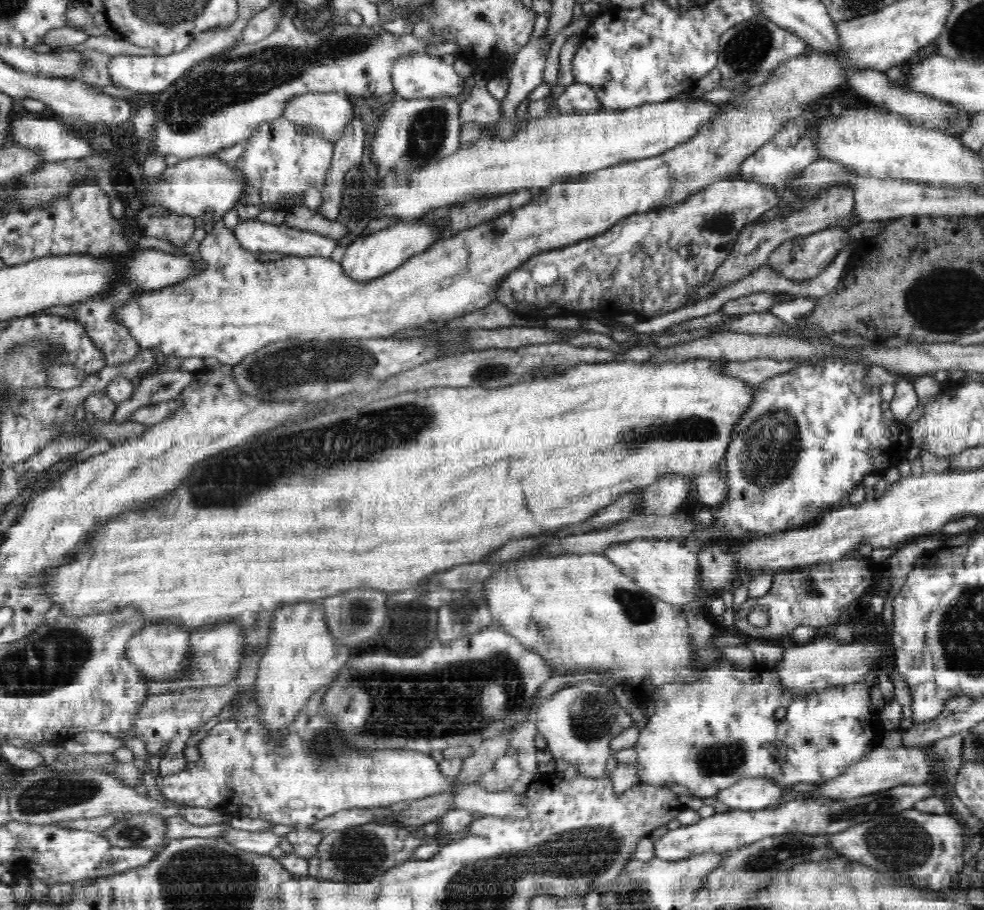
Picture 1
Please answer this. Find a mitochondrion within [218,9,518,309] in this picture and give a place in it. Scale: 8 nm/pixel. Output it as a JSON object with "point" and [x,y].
{"point":[426,137]}

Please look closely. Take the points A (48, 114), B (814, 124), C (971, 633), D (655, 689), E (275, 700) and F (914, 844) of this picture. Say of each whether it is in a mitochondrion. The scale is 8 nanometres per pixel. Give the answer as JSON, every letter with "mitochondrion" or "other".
{"A":"other","B":"other","C":"mitochondrion","D":"other","E":"other","F":"mitochondrion"}

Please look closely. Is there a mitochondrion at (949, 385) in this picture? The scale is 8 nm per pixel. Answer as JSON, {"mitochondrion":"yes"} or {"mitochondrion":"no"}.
{"mitochondrion":"no"}

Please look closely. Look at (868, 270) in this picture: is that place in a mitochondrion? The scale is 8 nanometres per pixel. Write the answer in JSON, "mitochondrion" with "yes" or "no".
{"mitochondrion":"no"}

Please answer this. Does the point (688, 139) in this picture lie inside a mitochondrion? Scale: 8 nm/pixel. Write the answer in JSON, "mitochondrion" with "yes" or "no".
{"mitochondrion":"no"}

